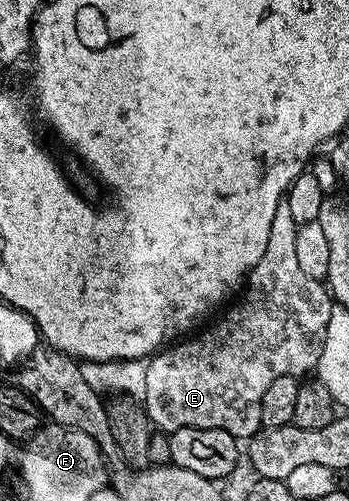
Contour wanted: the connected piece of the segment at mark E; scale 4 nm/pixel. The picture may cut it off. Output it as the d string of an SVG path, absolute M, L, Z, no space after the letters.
M284 202L278 204L276 218L272 218L272 230L268 230L264 258L260 258L245 277L241 295L221 313L223 316L211 328L203 327L193 338L179 339L149 357L144 407L155 429L169 434L181 428L219 428L236 438L255 436L261 427L258 412L264 390L281 376L302 378L317 369L328 330L332 297L323 281L310 278L300 270L295 253L298 227L288 206Z

